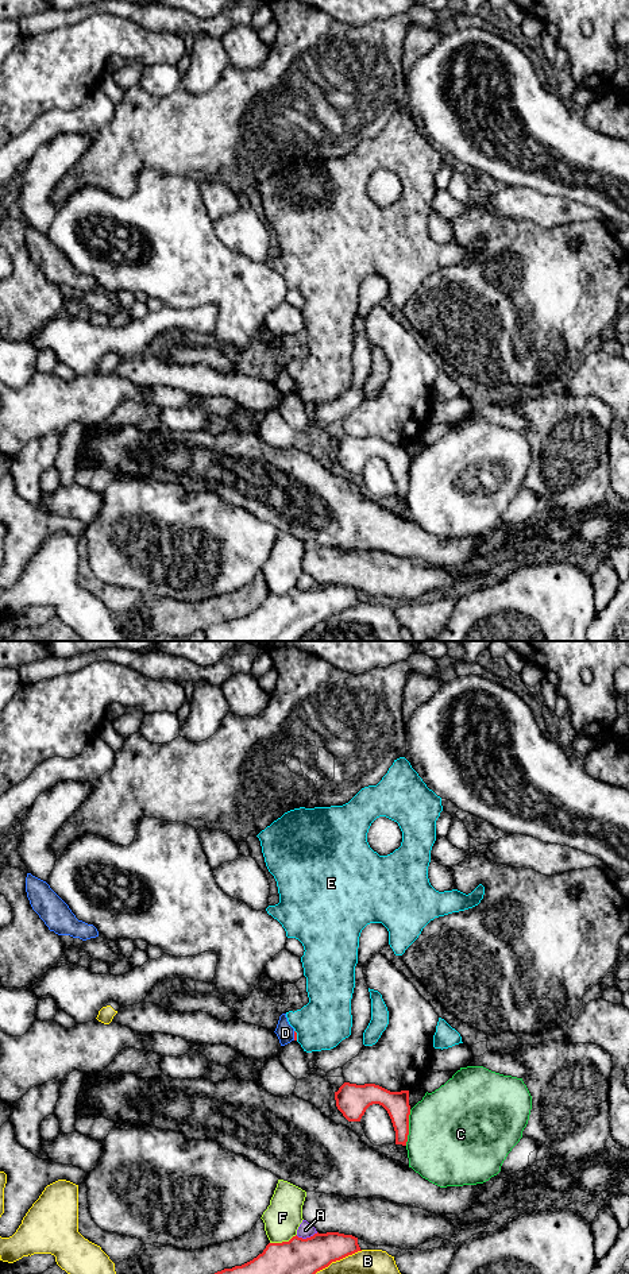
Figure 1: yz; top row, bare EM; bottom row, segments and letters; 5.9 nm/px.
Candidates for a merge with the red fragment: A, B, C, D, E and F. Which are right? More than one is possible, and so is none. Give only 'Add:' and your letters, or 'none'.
Add: none

